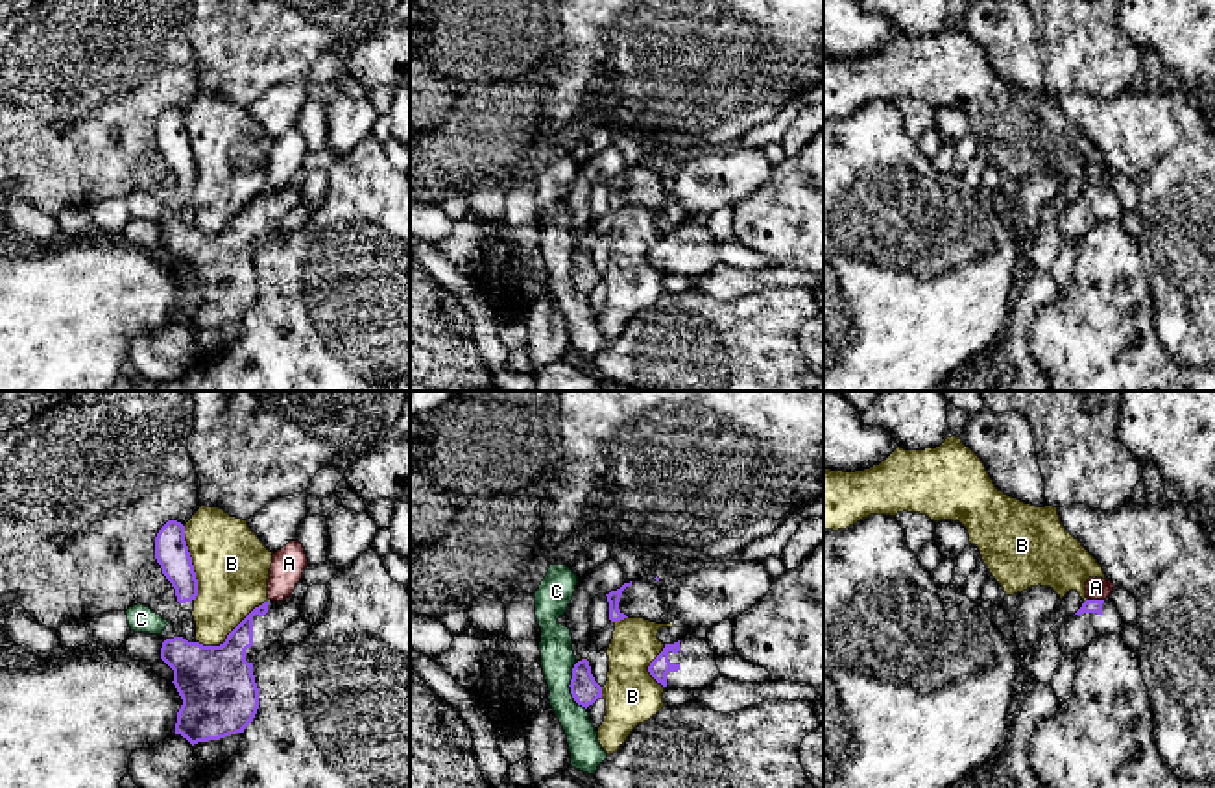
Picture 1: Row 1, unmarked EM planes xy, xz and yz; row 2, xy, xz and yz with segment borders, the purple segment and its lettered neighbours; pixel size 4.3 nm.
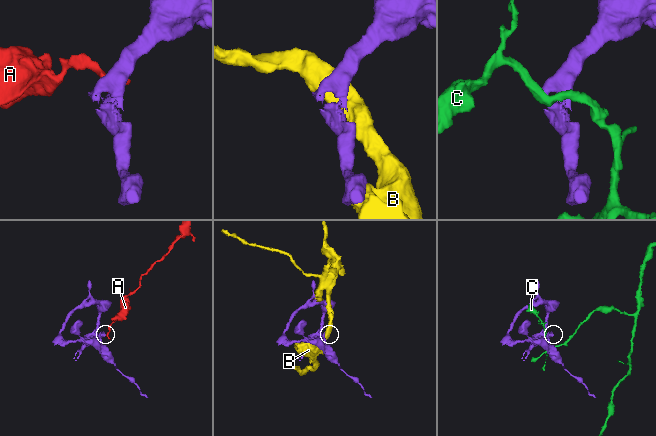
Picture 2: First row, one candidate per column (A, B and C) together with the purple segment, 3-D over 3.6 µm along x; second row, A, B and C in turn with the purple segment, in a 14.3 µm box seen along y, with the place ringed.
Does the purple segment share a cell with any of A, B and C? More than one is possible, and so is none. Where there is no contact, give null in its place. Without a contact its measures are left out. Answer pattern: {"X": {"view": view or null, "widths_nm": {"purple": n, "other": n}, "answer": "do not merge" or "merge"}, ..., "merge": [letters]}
{"A": {"view": "yz", "widths_nm": {"purple": 60, "other": 100}, "answer": "do not merge"}, "B": {"view": "xy", "widths_nm": {"purple": 320, "other": 300}, "answer": "do not merge"}, "C": {"view": "xz", "widths_nm": {"purple": 120, "other": 150}, "answer": "do not merge"}, "merge": []}

